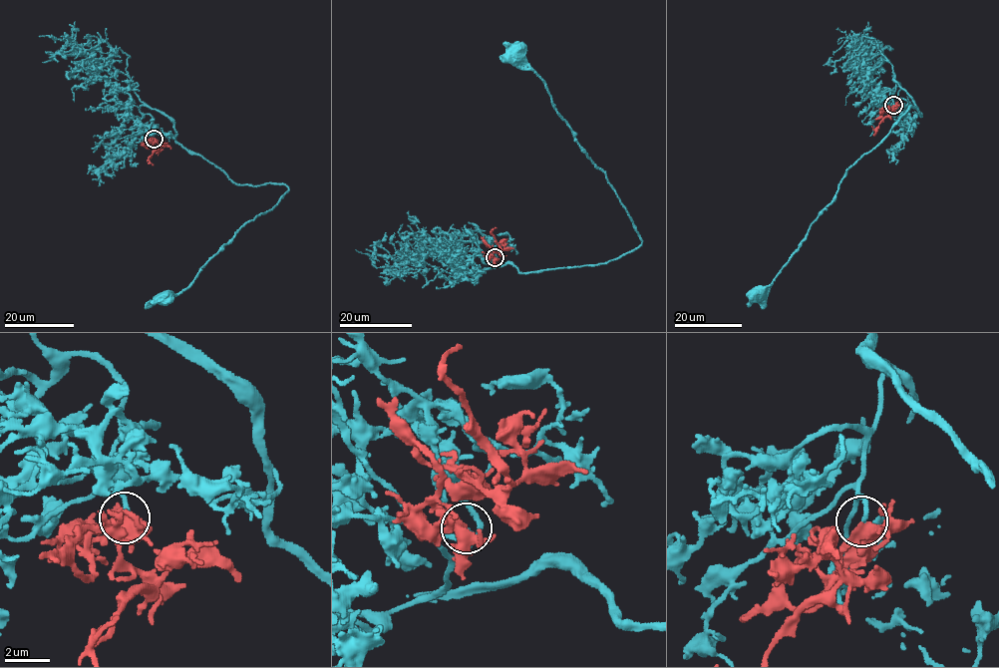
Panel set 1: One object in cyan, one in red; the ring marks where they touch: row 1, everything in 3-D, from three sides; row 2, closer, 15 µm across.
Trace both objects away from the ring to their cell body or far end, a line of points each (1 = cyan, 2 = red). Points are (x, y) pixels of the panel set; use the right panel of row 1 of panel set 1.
1: (893, 105), (894, 74), (920, 116), (909, 108), (849, 168), (836, 196), (788, 262), (755, 295)
2: (893, 105), (886, 117), (881, 114), (884, 110), (889, 113), (875, 130), (874, 136)

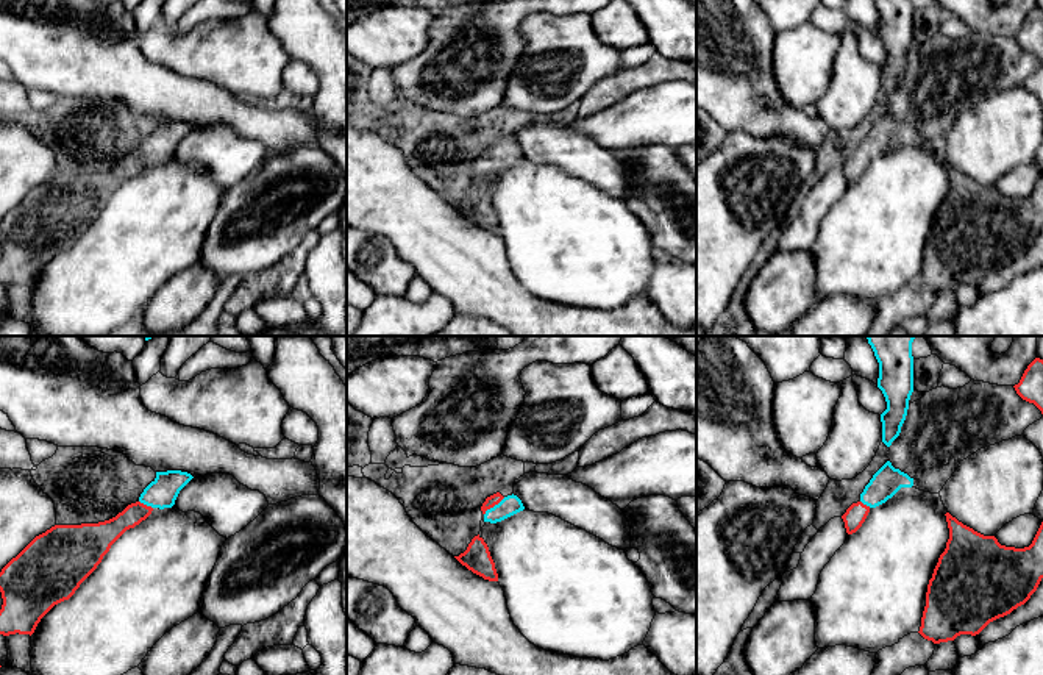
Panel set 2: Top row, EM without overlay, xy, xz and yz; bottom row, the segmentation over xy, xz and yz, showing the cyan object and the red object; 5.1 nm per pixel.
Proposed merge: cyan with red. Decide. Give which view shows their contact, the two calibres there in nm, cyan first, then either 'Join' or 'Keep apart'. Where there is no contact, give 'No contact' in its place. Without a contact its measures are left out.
Touches cyan in xz. Thickness 100 nm (cyan) against 60 nm. Join

